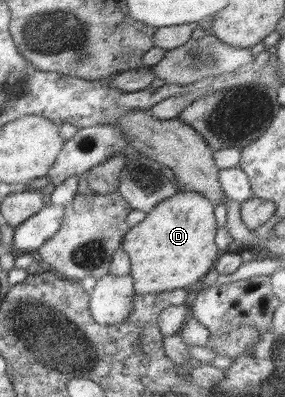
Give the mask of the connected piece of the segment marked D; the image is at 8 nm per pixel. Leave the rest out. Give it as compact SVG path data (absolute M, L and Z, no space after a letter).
M178 191L174 196L159 202L137 225L123 236L121 250L128 255L129 275L133 278L133 294L166 292L184 288L202 280L210 271L221 251L214 245L217 226L212 214L213 204L197 192Z

